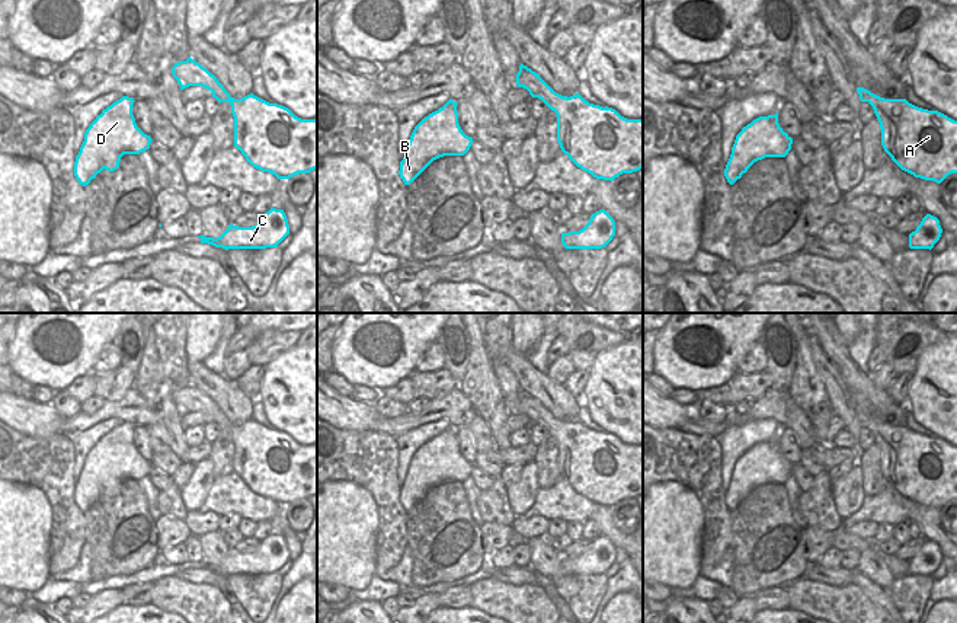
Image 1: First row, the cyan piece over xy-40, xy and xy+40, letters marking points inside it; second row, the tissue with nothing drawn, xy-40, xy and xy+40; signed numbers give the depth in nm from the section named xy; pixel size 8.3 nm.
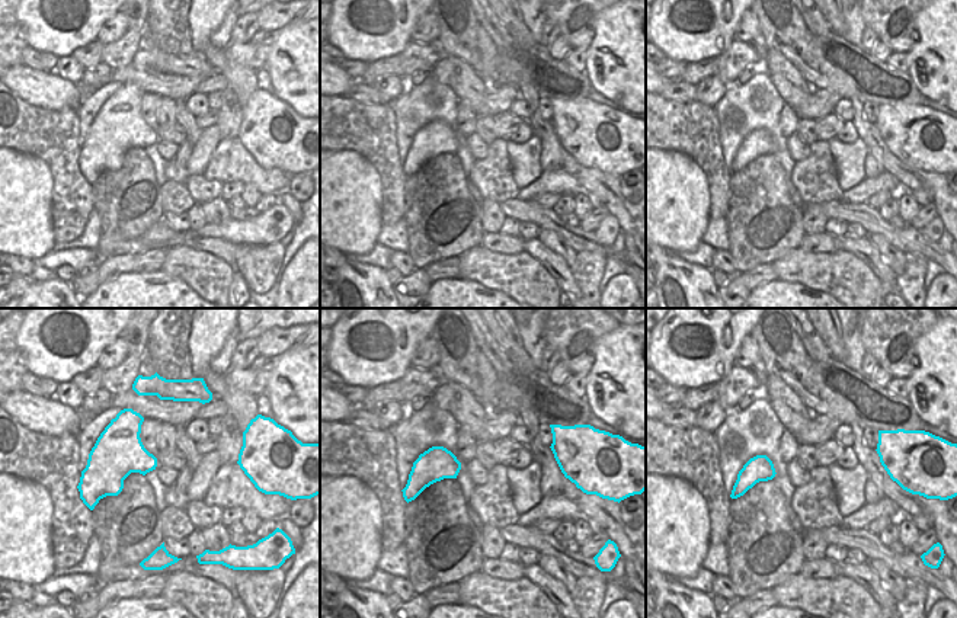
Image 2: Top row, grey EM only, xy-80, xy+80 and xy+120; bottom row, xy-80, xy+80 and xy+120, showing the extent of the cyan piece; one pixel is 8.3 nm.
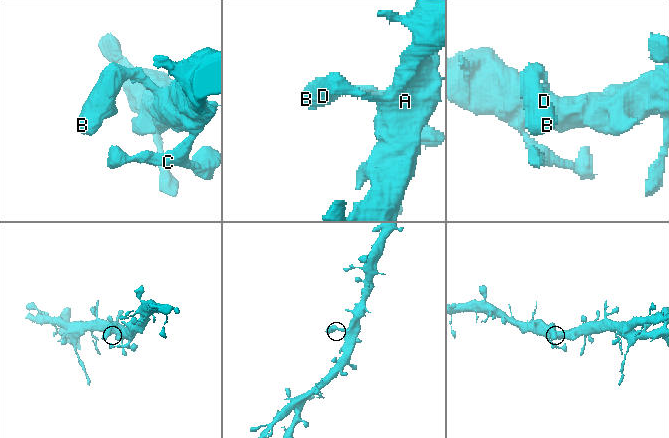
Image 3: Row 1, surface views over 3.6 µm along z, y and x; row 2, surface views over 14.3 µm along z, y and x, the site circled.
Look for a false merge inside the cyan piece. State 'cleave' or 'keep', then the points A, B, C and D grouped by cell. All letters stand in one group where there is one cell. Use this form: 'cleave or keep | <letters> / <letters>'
keep | A B C D

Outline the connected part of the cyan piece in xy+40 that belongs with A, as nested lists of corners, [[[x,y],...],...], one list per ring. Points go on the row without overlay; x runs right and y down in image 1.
[[[864,413],[857,418],[873,432],[881,472],[902,496],[937,509],[957,499],[957,447],[906,425],[884,425]]]

